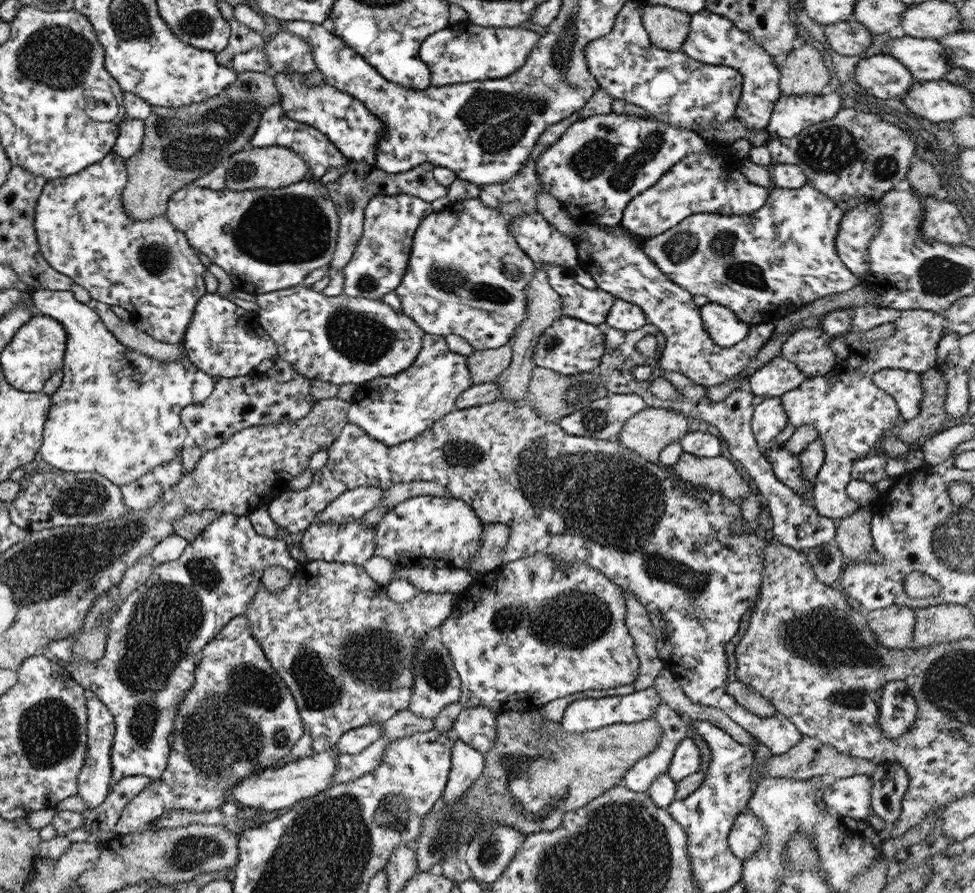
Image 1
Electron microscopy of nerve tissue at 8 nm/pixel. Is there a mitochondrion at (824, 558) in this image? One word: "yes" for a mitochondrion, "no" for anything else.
yes

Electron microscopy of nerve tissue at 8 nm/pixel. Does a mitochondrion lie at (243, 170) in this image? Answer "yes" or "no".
yes

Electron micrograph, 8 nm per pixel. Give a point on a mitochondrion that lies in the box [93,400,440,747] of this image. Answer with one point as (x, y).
(316, 686)

